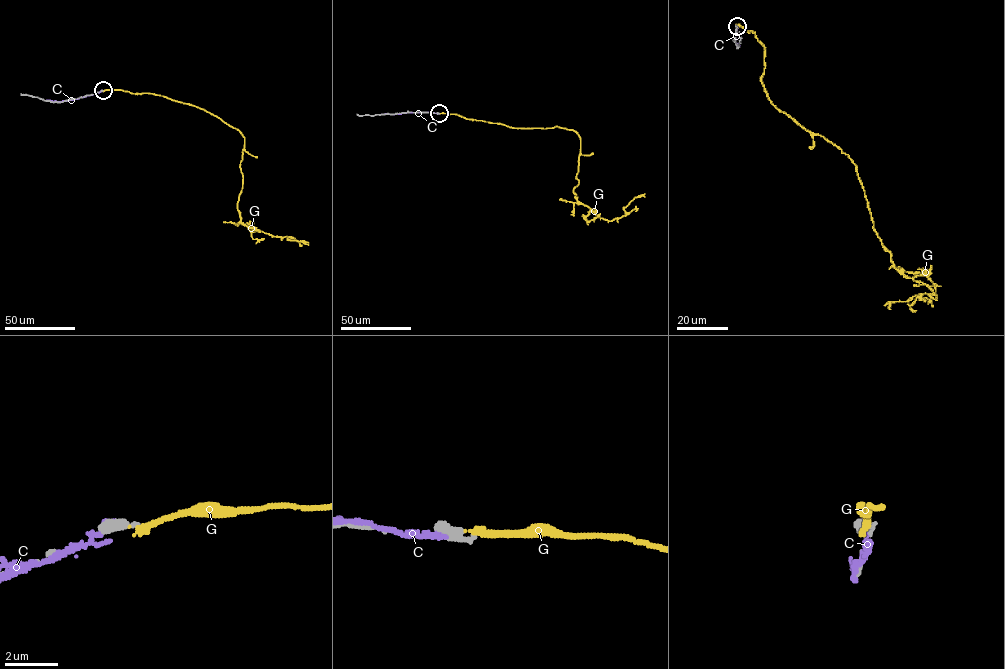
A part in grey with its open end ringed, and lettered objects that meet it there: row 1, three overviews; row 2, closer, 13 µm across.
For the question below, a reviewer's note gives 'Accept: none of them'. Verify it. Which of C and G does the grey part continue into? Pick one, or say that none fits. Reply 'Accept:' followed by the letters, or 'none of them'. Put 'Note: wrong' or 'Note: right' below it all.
Accept: none of them
Note: right

